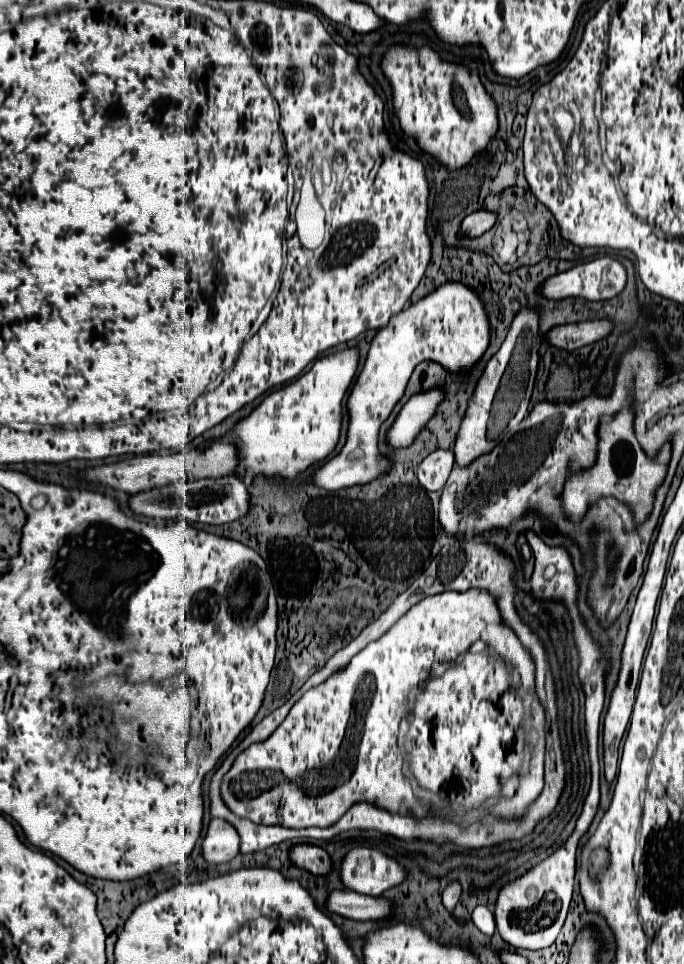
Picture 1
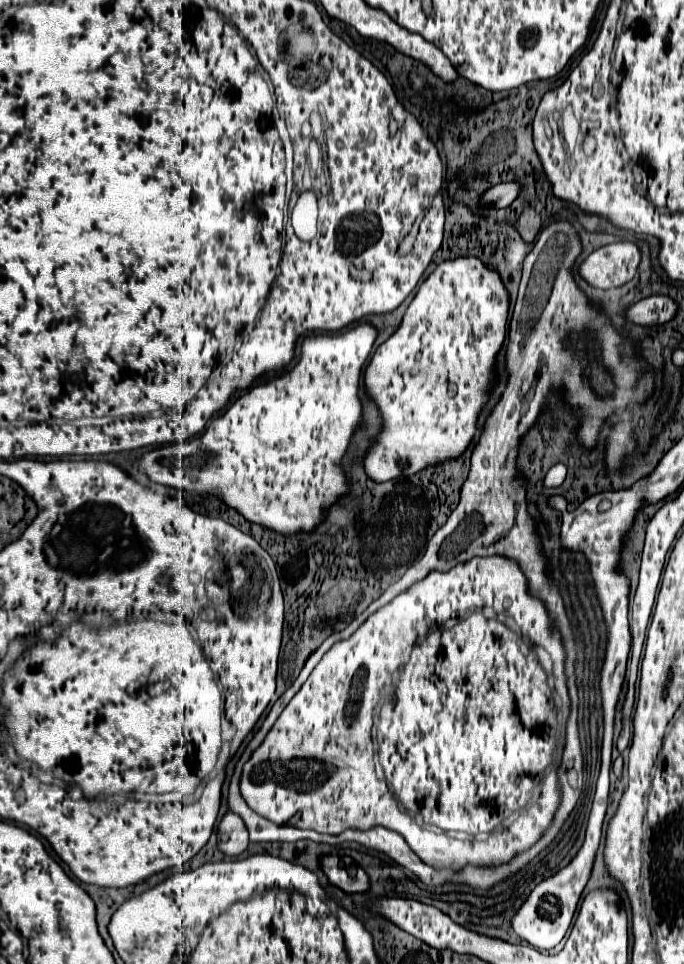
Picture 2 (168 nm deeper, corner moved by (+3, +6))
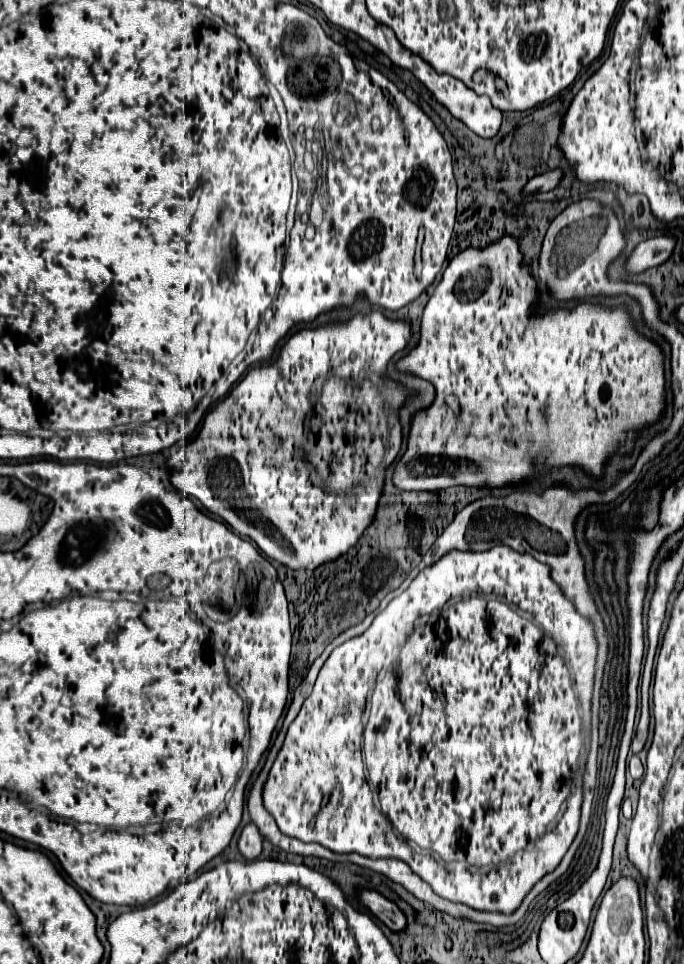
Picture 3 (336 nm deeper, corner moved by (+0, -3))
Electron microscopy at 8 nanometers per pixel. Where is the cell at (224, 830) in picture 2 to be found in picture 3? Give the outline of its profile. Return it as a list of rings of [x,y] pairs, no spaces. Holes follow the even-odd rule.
[[[252,824],[244,826],[242,836],[238,840],[238,848],[240,848],[240,852],[244,854],[246,860],[254,860],[254,858],[260,856],[260,852],[262,852],[262,836],[260,836],[256,826],[252,826]]]

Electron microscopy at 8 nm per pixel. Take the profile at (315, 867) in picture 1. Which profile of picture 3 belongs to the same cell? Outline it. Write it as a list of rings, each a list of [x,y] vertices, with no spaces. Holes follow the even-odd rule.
[[[362,890],[362,892],[360,892],[360,902],[362,902],[380,922],[384,922],[390,930],[394,930],[394,932],[406,930],[408,922],[406,922],[404,912],[402,912],[394,902],[390,902],[390,900],[384,898],[382,894],[378,894],[376,890]]]

